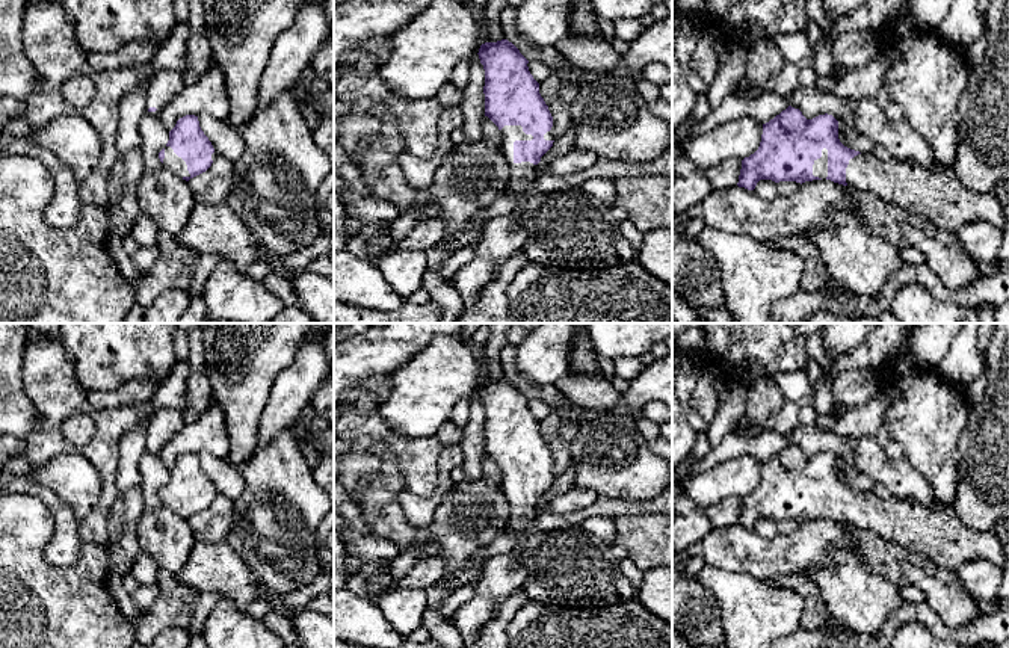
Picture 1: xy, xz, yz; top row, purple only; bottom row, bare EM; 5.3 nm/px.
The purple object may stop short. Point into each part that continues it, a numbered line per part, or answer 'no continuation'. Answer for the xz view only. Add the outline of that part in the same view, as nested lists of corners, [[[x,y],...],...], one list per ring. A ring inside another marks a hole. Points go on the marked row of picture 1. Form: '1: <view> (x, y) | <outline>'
1: xz (523, 175) | [[[504,125],[500,130],[500,147],[511,169],[511,178],[506,192],[511,195],[523,195],[530,190],[538,178],[536,165],[530,162],[514,162],[514,142],[532,140],[532,134],[526,134],[521,125]]]

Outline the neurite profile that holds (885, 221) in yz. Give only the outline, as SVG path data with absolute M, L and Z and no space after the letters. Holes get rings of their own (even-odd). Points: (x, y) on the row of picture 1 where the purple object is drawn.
M847 187L852 205L847 211L856 214L875 236L885 239L899 249L906 248L902 236L902 227L909 224L912 228L923 231L929 237L962 252L955 233L933 228L926 219L912 216L899 207L888 205L878 196L862 190Z

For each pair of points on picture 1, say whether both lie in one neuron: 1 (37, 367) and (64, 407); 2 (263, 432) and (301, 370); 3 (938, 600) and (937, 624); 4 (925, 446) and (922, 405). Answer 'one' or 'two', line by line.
1: one
2: one
3: two
4: one

